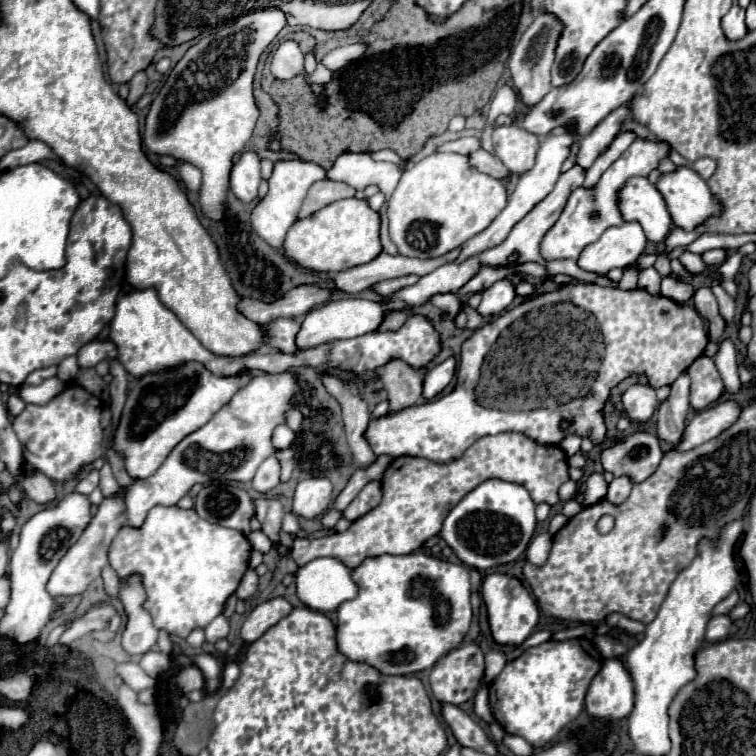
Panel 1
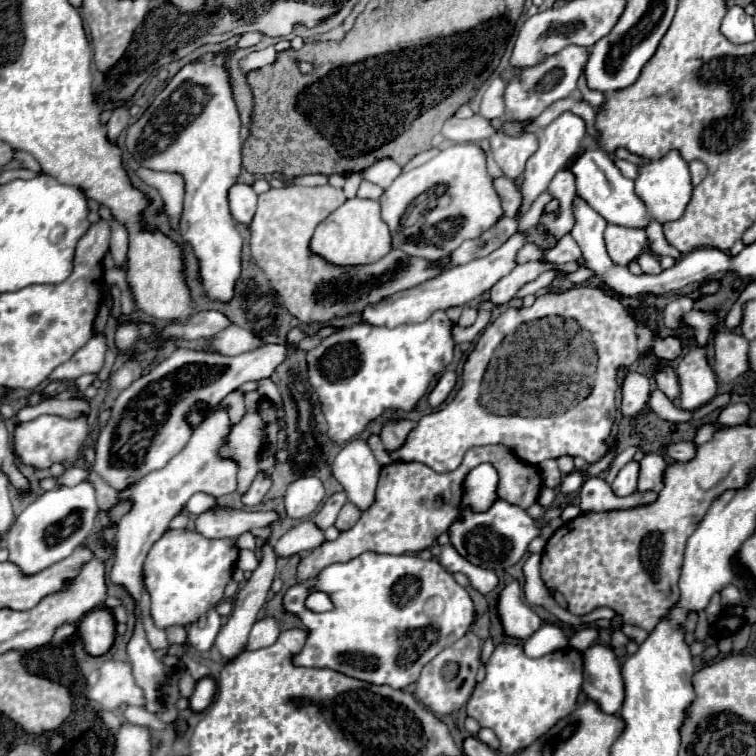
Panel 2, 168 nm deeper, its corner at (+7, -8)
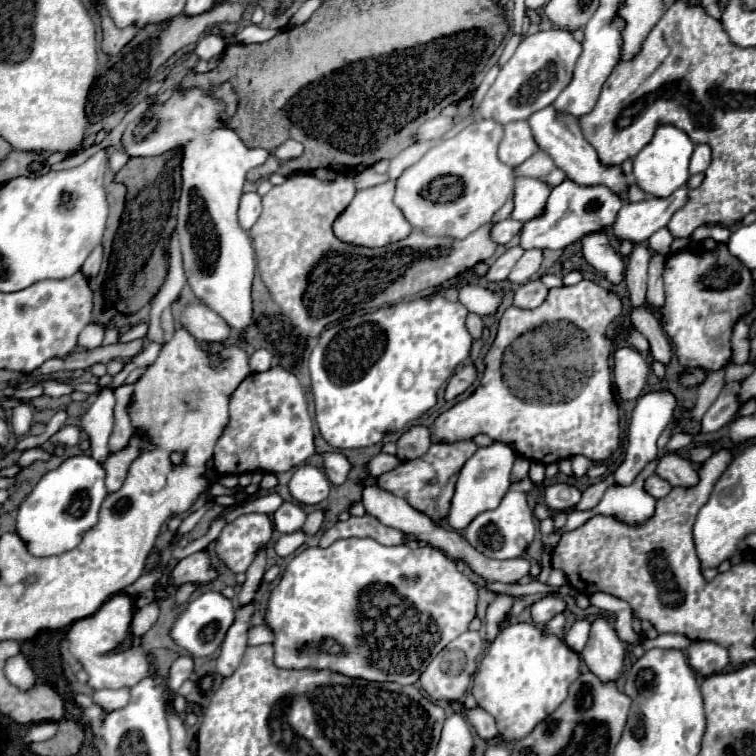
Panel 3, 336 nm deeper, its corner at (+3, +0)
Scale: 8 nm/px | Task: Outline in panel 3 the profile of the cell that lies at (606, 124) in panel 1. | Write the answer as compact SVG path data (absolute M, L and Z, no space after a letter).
M565 180L563 184L559 184L551 190L545 214L523 226L519 246L523 250L531 250L531 248L561 250L561 248L567 248L569 244L581 240L583 236L611 226L617 220L617 212L621 210L621 206L623 206L623 200L619 198L619 194L593 194L591 186L579 186L573 180Z

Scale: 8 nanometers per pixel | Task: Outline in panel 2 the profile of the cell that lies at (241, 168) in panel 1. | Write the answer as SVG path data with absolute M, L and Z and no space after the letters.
M237 182L229 188L229 206L231 206L231 214L233 214L235 222L249 224L255 214L257 194L253 192L253 188L249 184Z

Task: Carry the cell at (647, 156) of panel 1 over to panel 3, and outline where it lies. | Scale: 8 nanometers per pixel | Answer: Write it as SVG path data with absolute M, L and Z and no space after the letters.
M515 246L515 248L511 248L511 250L503 252L503 254L489 266L489 270L487 270L487 274L485 274L485 280L487 280L489 284L507 280L507 276L509 276L509 272L511 272L513 264L521 258L521 254L523 254L523 248L519 248L519 246Z

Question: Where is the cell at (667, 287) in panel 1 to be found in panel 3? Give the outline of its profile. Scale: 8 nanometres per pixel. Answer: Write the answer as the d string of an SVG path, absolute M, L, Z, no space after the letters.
M705 238L705 242L697 244L695 248L671 252L663 270L667 296L667 302L661 310L663 330L675 346L681 366L701 366L711 372L727 364L729 344L723 342L731 342L735 322L755 306L751 270L735 256L719 252L719 246L723 244Z

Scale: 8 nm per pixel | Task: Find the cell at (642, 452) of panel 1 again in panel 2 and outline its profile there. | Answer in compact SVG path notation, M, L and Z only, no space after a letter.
M649 452L639 460L639 492L659 492L663 486L663 470L665 470L667 462L663 456Z

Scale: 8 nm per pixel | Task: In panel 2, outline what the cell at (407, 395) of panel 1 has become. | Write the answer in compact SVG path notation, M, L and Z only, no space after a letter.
M395 418L395 420L385 422L381 428L381 434L379 434L383 446L387 450L397 450L405 442L405 438L413 426L415 426L415 422L411 422L407 418Z

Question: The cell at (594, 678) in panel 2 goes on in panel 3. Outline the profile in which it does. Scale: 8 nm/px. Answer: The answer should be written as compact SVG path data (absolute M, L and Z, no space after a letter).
M595 618L589 640L581 652L587 668L599 678L619 678L625 660L625 644L607 618Z

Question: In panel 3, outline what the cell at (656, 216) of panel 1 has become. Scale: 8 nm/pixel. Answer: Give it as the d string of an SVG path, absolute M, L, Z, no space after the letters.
M547 106L543 110L537 110L529 116L529 126L533 132L533 138L537 142L537 146L547 152L555 166L565 170L567 176L581 186L589 186L589 184L605 184L609 186L613 192L617 192L623 200L627 200L627 196L623 194L623 190L627 190L629 182L625 178L625 174L621 172L619 166L611 166L611 170L607 170L607 166L599 166L599 158L595 158L595 148L583 138L583 132L579 130L579 122L575 116L571 114L559 114L555 110L555 106Z

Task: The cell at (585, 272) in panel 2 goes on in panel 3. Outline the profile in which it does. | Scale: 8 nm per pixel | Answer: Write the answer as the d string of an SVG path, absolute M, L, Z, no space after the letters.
M463 284L459 288L459 300L467 306L469 312L475 312L481 316L495 312L497 306L502 304L503 296L503 291L493 292L479 284Z

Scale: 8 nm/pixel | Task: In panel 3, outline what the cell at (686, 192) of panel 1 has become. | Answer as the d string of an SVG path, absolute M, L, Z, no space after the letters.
M659 124L651 142L633 158L633 178L637 186L657 198L671 196L679 186L689 180L689 158L693 154L693 148L695 144L681 128L671 124Z

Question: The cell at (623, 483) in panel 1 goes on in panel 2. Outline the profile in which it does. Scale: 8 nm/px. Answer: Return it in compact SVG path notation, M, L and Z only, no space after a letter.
M627 462L627 464L619 470L617 478L615 478L613 484L611 484L613 494L619 496L619 498L633 494L633 492L637 490L637 472L639 472L639 464L637 464L637 462Z

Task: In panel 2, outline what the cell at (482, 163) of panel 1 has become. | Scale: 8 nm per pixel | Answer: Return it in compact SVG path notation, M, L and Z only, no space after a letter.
M499 176L499 178L493 178L493 186L501 198L501 206L503 206L505 216L515 218L515 210L519 210L519 202L521 202L519 188L515 186L515 182L505 176Z

